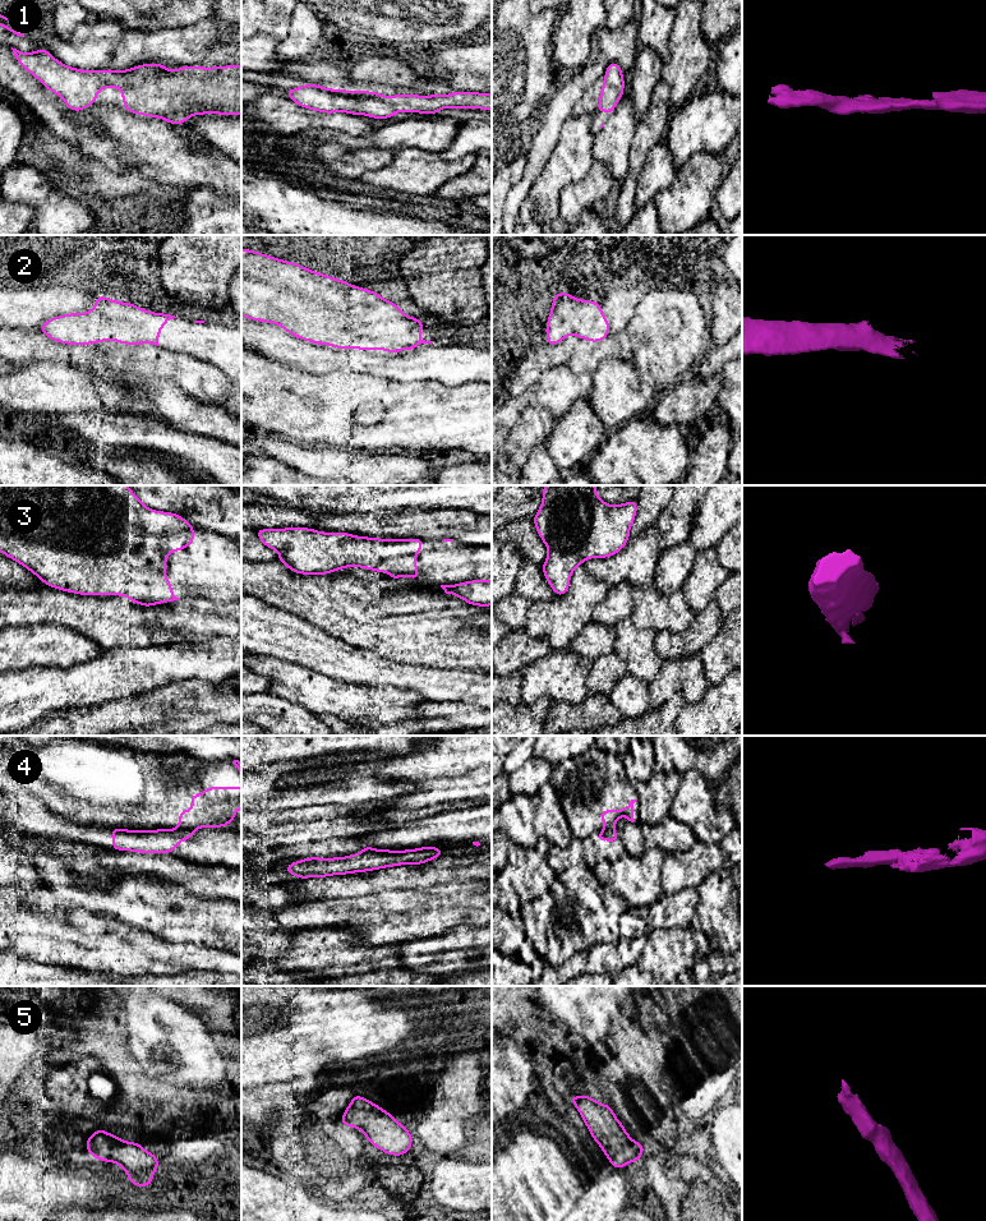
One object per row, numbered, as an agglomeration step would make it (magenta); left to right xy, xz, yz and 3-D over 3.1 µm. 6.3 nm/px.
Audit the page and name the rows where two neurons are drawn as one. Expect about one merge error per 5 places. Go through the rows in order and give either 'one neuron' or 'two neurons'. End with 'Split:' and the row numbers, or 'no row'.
1: one neuron
2: one neuron
3: one neuron
4: two neurons
5: one neuron
Split: 4

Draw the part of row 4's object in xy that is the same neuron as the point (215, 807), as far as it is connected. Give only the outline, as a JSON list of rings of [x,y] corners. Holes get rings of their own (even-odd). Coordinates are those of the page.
[[[206,787],[201,794],[190,794],[192,810],[179,811],[179,828],[197,830],[199,828],[226,828],[235,821],[235,811],[241,810],[241,787]]]

